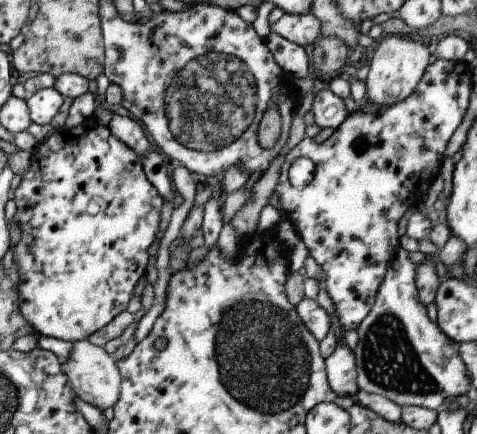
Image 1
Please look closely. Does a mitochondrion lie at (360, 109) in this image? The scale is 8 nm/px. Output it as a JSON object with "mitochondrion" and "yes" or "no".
{"mitochondrion":"no"}

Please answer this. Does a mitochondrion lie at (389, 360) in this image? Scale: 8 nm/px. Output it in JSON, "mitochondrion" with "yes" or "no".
{"mitochondrion":"yes"}

